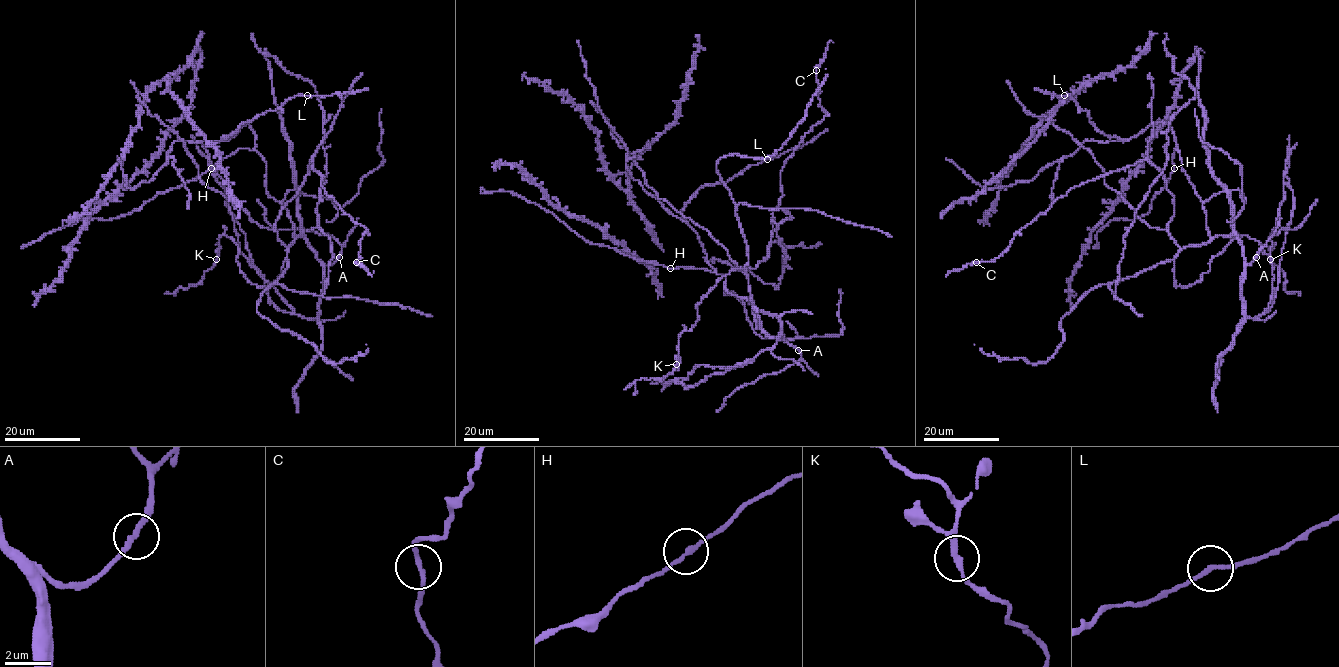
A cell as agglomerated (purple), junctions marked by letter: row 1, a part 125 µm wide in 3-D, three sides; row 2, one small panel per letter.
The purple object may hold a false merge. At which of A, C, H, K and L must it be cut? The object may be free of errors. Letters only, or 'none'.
none

